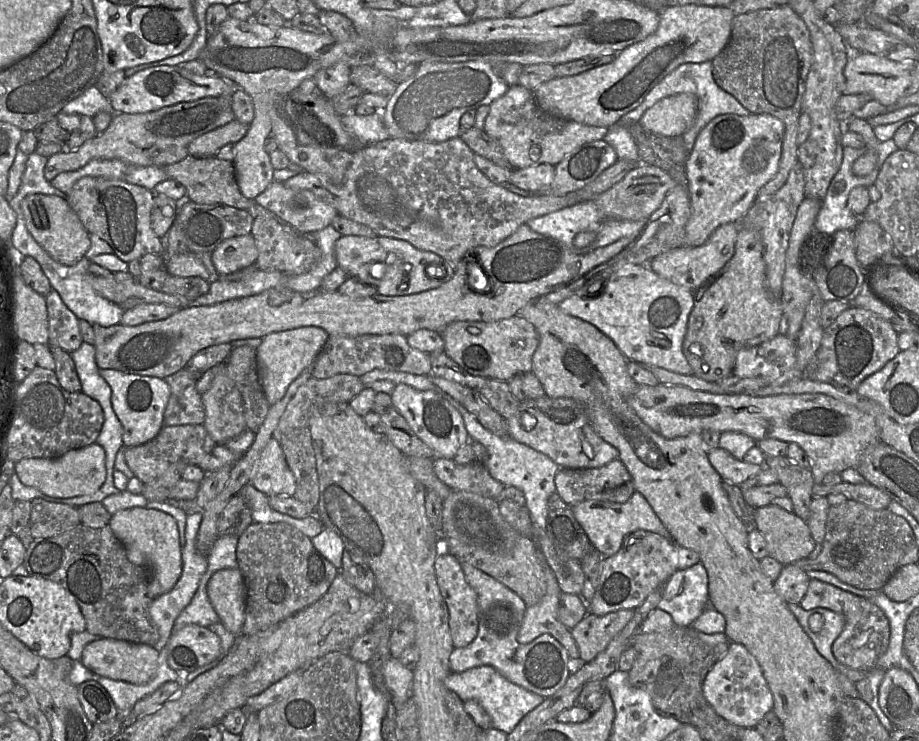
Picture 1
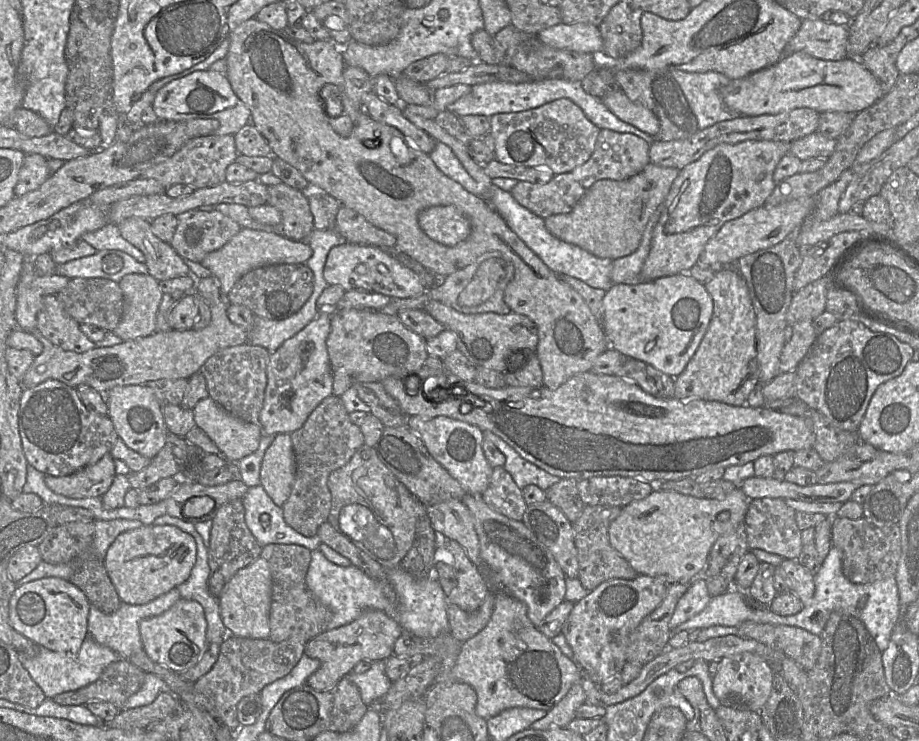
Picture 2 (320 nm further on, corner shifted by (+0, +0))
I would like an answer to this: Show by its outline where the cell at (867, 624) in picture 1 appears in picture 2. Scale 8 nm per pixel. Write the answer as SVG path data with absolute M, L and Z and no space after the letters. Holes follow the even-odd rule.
M784 559L779 567L786 575L790 592L800 599L804 607L810 605L815 592L814 573L801 565L797 559Z

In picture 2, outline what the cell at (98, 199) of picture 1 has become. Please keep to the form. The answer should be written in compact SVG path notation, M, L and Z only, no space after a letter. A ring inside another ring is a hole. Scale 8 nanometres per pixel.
M140 217L127 218L118 225L122 237L138 248L145 256L148 274L158 281L187 276L190 269L184 259L173 249L170 243L160 240L151 229L151 222Z

